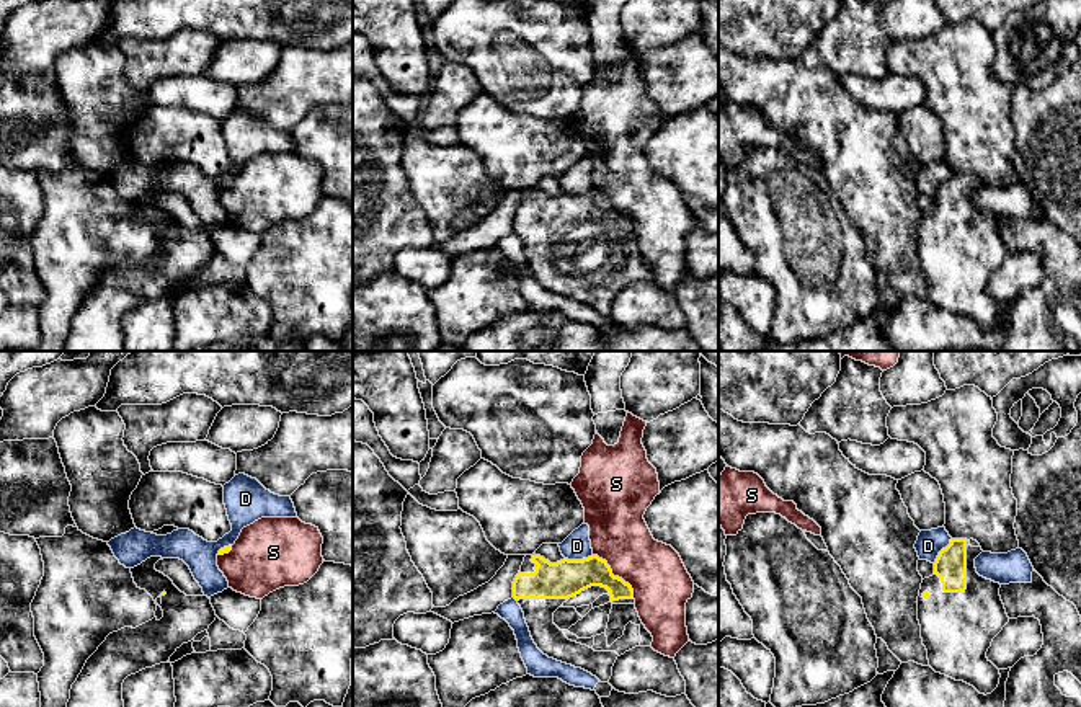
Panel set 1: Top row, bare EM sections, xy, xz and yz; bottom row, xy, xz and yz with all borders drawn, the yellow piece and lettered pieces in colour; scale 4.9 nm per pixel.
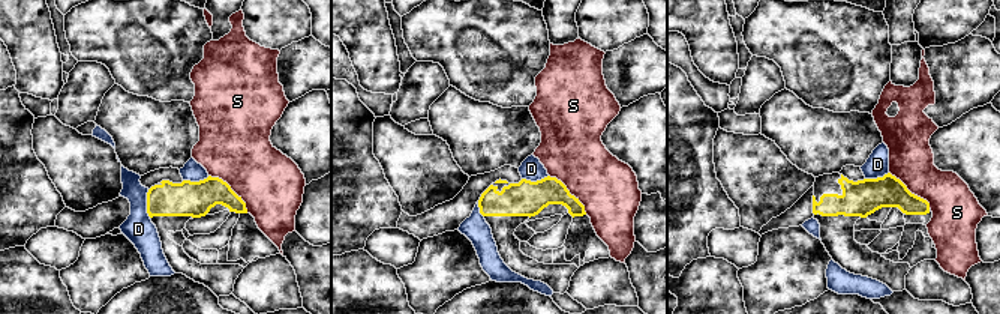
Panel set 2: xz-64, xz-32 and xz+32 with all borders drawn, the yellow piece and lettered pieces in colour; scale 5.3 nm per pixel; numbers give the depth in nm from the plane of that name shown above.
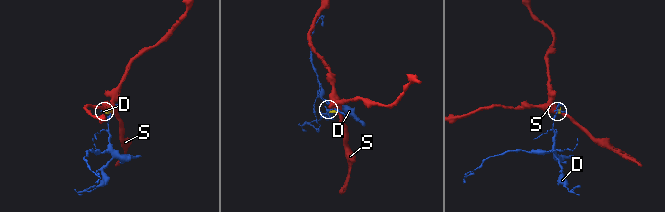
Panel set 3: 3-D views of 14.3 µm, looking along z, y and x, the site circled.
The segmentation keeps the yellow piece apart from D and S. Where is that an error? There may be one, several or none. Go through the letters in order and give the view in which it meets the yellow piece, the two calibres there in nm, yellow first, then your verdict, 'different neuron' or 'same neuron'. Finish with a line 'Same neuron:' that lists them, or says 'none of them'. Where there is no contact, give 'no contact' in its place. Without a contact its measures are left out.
D: contact in xz; calibres 190 and 140 nm; different neuron
S: contact in xz; calibres 190 and 280 nm; different neuron
Same neuron: none of them

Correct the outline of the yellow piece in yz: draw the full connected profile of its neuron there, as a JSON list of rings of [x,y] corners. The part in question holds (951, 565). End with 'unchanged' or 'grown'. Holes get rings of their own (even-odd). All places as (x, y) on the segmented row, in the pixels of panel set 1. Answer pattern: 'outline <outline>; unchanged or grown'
outline [[[950,539],[934,562],[934,575],[921,583],[918,620],[929,666],[986,696],[998,687],[1001,678],[999,669],[986,658],[986,651],[1009,617],[999,596],[1001,585],[976,573],[975,558],[981,552],[981,547],[972,547],[967,539]]]; grown

